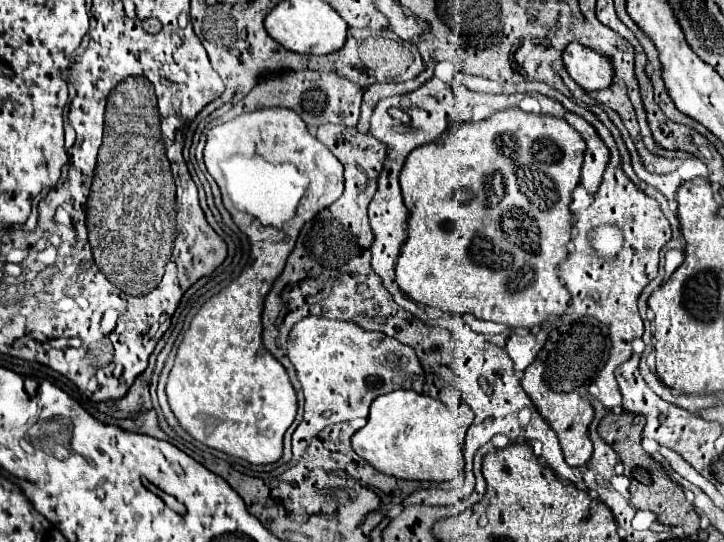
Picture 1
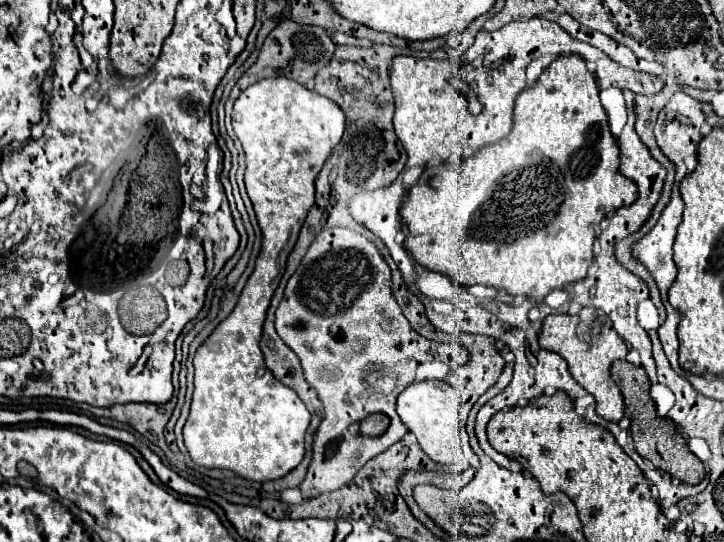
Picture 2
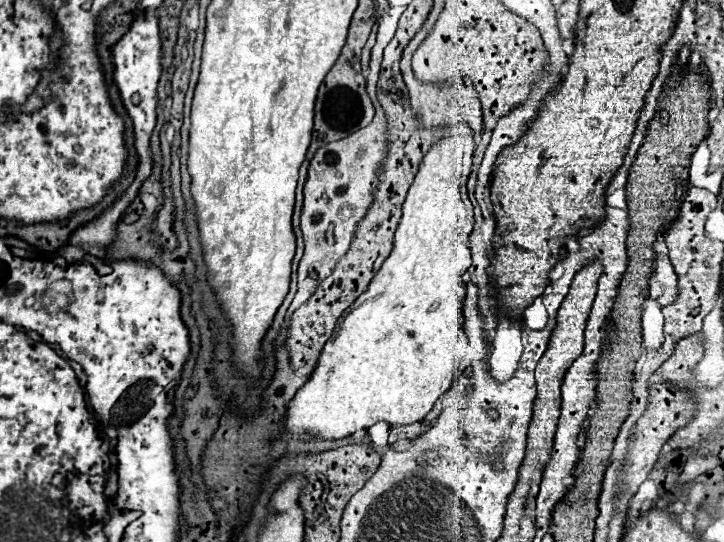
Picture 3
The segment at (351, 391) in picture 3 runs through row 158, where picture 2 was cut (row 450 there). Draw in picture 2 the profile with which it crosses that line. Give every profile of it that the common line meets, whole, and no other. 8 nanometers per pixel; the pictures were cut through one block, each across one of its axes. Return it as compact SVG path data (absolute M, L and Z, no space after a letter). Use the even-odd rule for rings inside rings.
M424 380L410 384L400 396L396 404L396 412L404 426L416 436L422 450L438 464L460 464L464 460L464 452L460 446L462 420L458 416L460 398L456 390L448 382Z

